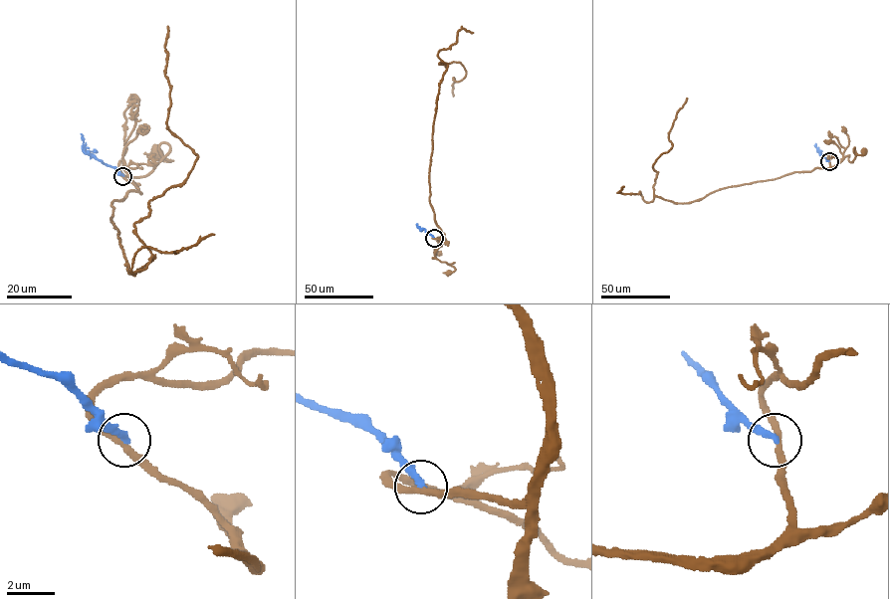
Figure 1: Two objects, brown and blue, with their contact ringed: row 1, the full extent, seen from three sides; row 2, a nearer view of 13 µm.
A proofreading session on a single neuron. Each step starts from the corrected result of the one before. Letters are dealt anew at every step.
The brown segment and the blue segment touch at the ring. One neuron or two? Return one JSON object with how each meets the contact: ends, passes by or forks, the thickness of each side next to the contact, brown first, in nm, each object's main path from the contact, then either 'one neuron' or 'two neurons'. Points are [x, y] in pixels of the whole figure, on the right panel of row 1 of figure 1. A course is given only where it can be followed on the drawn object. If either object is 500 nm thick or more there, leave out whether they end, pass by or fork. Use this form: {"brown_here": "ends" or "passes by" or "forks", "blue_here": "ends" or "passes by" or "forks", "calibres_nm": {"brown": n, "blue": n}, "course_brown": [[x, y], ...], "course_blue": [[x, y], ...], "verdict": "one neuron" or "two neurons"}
{"brown_here": "passes by", "blue_here": "ends", "calibres_nm": {"brown": 280, "blue": 320}, "course_brown": [[829, 161], [832, 166], [849, 155], [849, 161], [852, 162], [854, 147], [857, 154], [863, 154], [863, 151]], "course_blue": [[829, 161], [819, 154], [815, 143]], "verdict": "two neurons"}

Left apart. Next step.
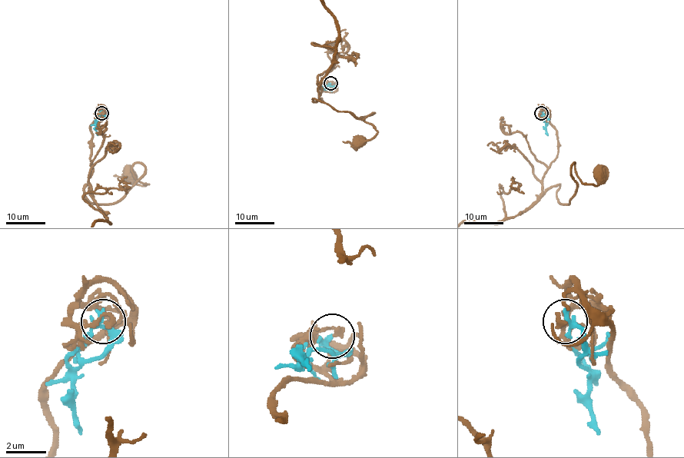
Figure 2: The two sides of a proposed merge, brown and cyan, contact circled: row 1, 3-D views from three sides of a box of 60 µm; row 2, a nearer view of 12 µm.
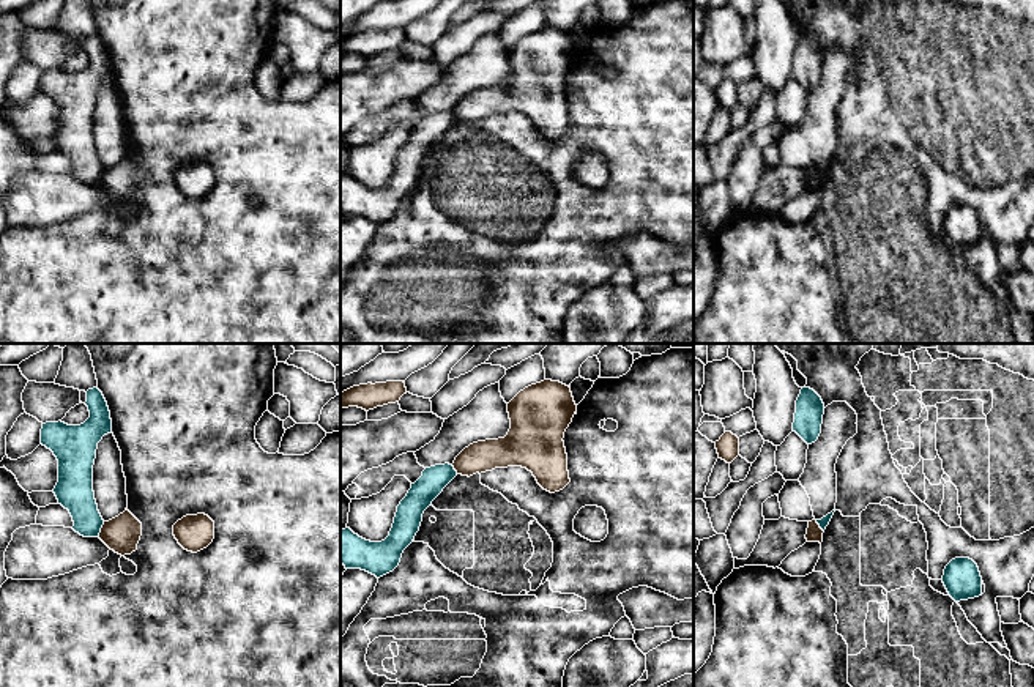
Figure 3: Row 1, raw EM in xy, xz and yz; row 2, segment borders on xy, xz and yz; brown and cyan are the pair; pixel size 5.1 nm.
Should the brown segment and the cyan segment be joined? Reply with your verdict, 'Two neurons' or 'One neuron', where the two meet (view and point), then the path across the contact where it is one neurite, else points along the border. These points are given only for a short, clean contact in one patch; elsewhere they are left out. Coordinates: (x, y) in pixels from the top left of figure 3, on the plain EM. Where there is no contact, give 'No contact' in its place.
Two neurons. Touches brown at xy (101, 177). Boundary: xy (104, 169), (98, 183)

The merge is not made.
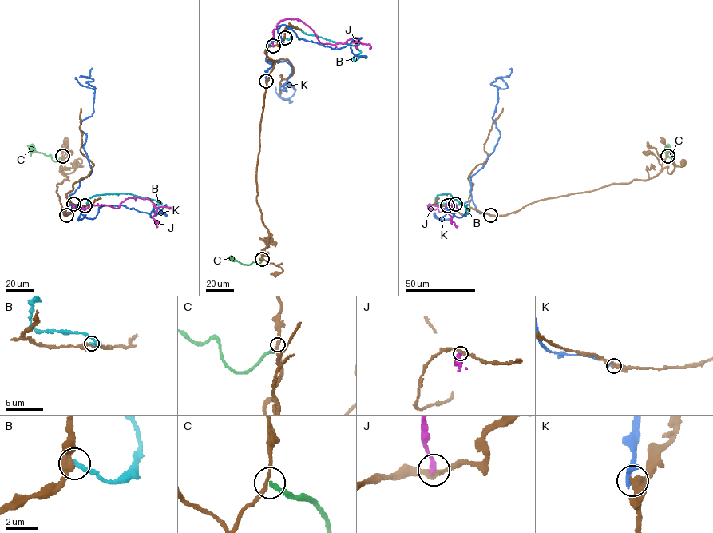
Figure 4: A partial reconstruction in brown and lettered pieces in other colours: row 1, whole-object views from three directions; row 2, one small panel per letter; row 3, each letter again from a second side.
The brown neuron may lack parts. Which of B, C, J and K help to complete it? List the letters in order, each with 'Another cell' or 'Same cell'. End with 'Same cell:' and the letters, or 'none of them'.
B: Another cell
C: Another cell
J: Another cell
K: Another cell
Same cell: none of them

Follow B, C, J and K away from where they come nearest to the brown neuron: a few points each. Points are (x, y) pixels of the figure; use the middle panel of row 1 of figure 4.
B: (285, 37), (291, 36), (287, 26), (299, 29), (354, 45), (361, 52), (354, 60), (366, 57)
C: (262, 258), (258, 264), (253, 261), (246, 264), (227, 258)
J: (273, 45), (277, 24), (297, 18), (321, 43), (335, 45), (357, 37), (352, 42), (357, 48)
K: (266, 81), (270, 61), (287, 61), (280, 88), (295, 89), (287, 82), (280, 97), (292, 101)

